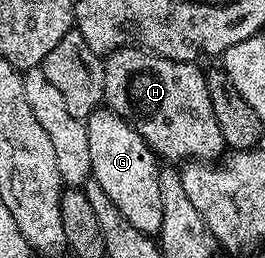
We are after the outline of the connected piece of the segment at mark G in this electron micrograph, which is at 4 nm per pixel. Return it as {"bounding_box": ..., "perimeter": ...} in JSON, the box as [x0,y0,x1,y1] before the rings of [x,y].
{"bounding_box":[84,108,162,235],"perimeter":[[[107,108],[94,111],[84,122],[84,127],[90,139],[92,177],[102,184],[106,196],[114,200],[118,212],[122,212],[122,216],[126,216],[138,232],[159,235],[162,228],[162,192],[158,189],[161,167],[152,149],[142,140],[142,136],[138,136],[138,132],[134,132],[129,122]]]}

